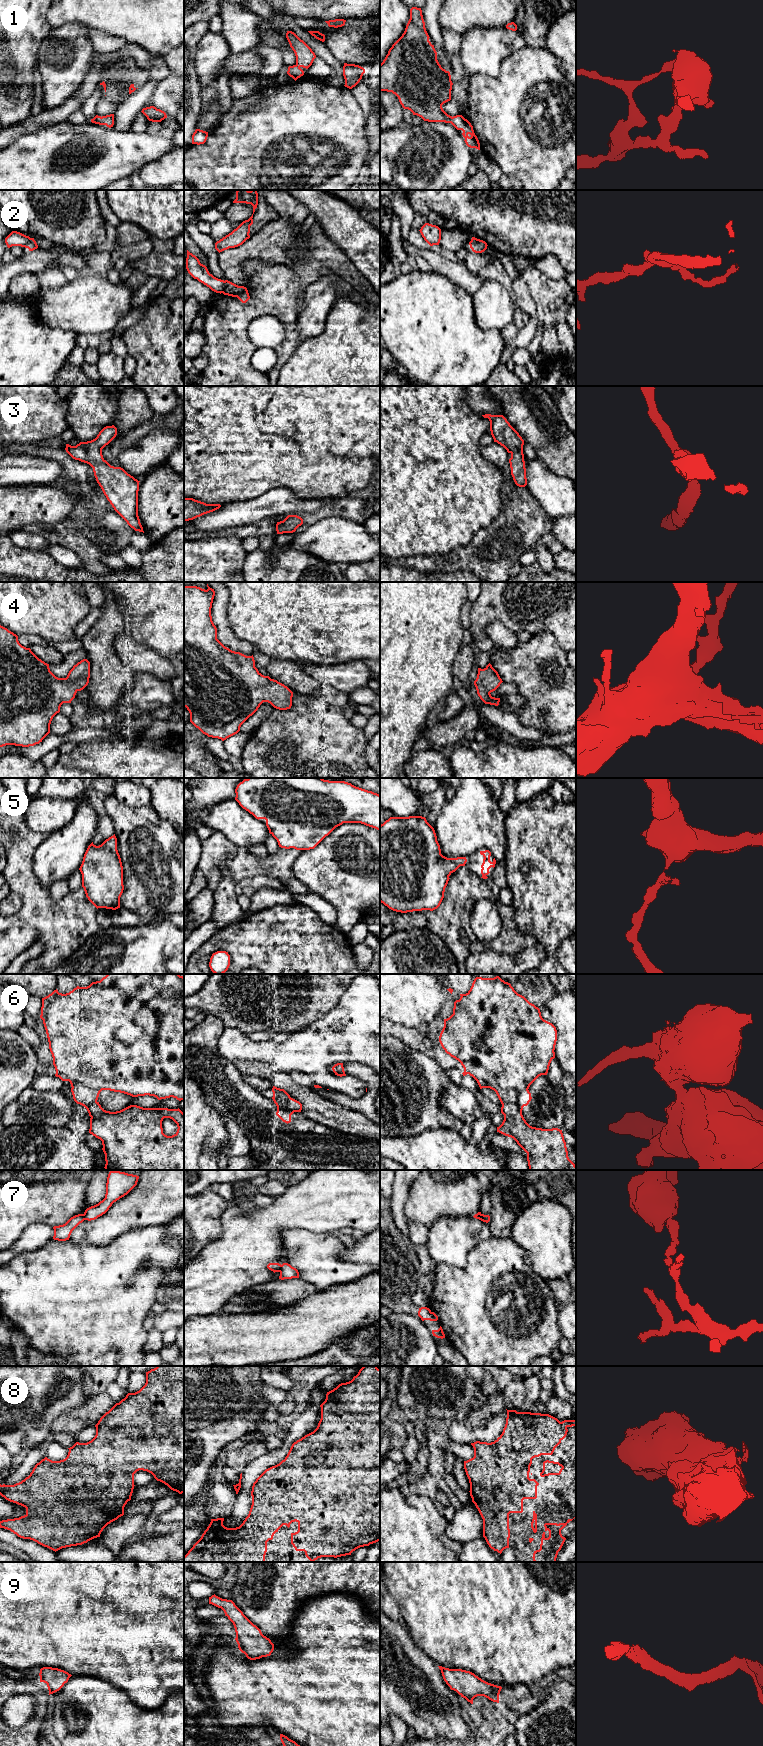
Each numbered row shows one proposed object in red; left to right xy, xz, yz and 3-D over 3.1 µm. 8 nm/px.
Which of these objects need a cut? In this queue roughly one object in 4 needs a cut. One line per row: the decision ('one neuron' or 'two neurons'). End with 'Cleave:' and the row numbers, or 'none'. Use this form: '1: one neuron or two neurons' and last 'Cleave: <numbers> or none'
1: one neuron
2: two neurons
3: one neuron
4: one neuron
5: one neuron
6: two neurons
7: two neurons
8: one neuron
9: one neuron
Cleave: 2, 6, 7

